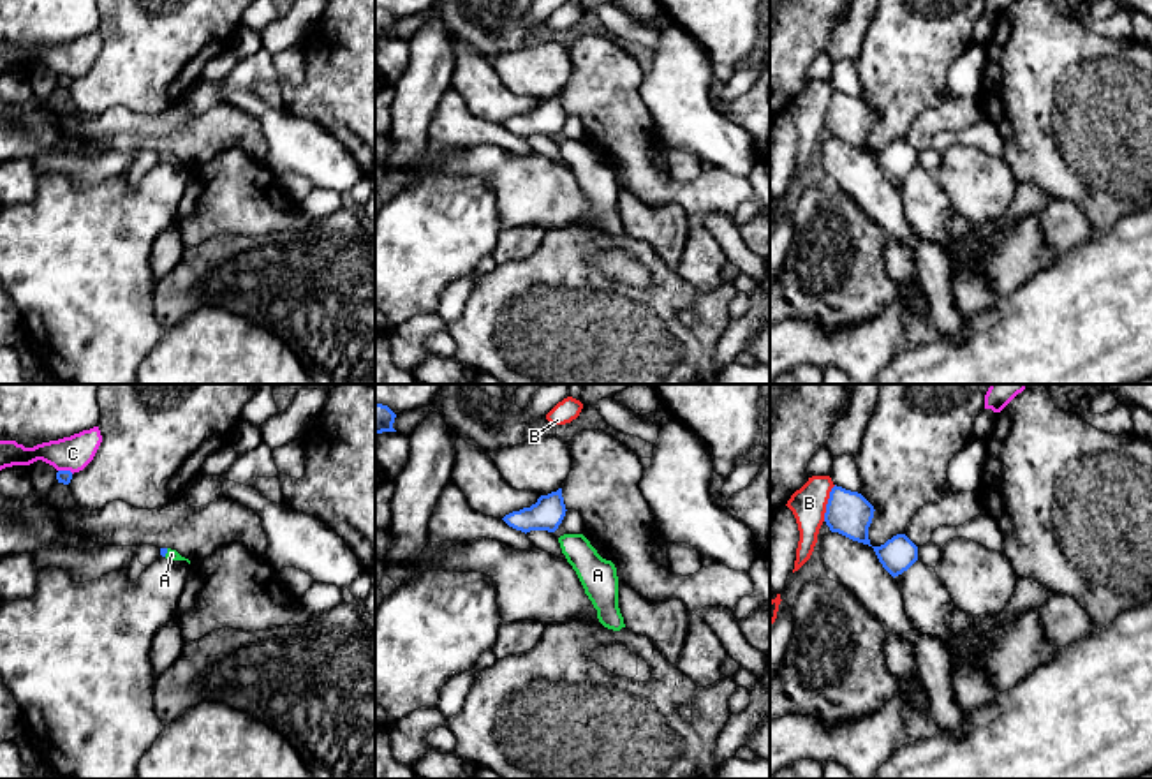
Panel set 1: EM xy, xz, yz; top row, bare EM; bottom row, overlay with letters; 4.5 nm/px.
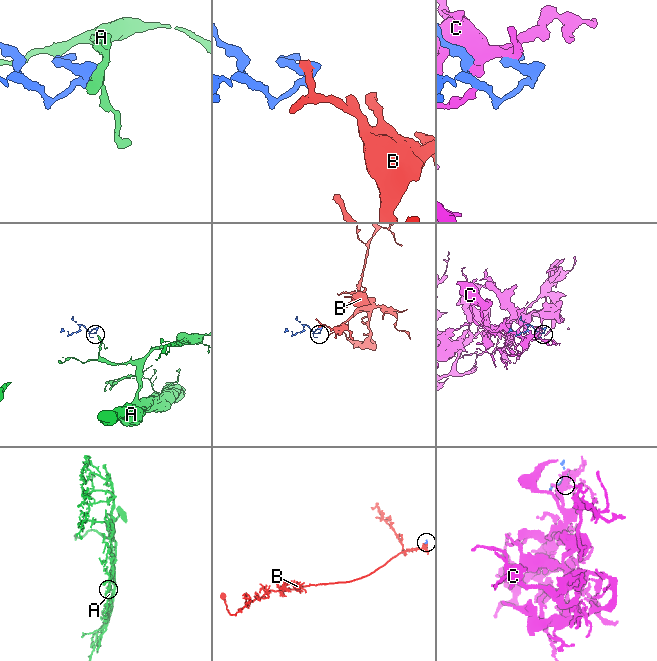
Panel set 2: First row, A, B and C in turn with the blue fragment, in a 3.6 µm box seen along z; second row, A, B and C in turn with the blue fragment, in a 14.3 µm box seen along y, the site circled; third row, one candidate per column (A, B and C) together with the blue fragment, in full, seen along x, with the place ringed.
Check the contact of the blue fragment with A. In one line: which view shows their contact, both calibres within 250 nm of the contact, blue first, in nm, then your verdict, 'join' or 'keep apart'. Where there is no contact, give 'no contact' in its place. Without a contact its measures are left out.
xy | 30/50 nm | join

